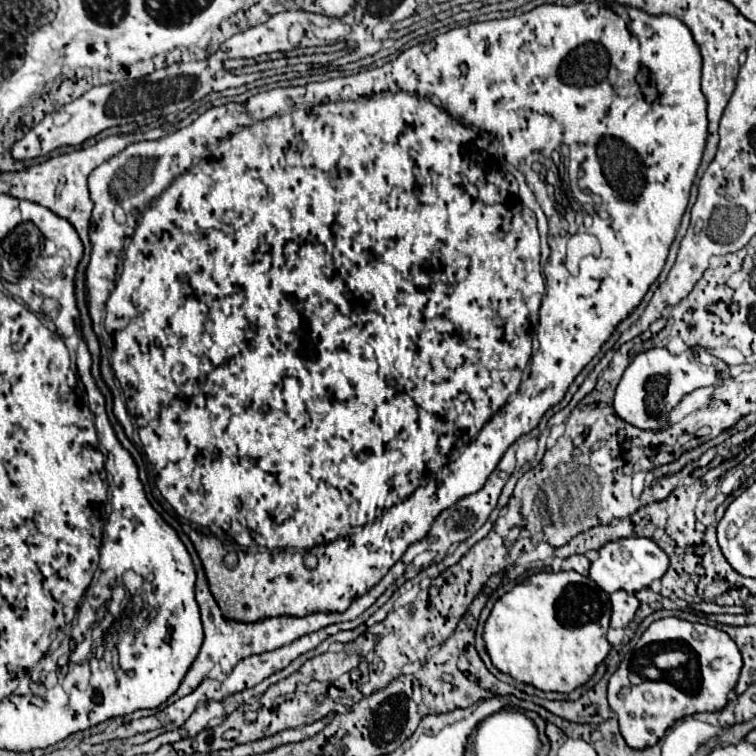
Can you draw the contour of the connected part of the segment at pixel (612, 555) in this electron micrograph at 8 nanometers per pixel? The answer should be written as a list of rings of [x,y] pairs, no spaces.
[[[646,537],[620,539],[614,543],[606,543],[600,549],[600,557],[592,561],[592,567],[590,567],[590,579],[606,593],[614,593],[620,589],[638,593],[640,589],[646,589],[652,581],[662,579],[662,575],[668,569],[668,563],[670,563],[668,555],[652,539],[646,539]]]

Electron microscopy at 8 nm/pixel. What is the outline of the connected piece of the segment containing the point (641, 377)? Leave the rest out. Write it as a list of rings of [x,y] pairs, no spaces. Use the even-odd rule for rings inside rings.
[[[664,347],[648,349],[628,365],[624,371],[614,397],[614,411],[616,415],[638,427],[638,429],[650,429],[660,431],[666,427],[668,413],[682,401],[684,395],[692,393],[698,387],[708,387],[712,381],[708,381],[708,359],[702,357],[702,347],[684,351],[680,355],[672,355]]]

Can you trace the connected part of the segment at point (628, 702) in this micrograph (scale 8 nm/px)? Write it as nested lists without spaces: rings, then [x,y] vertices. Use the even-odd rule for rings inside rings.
[[[676,617],[654,621],[608,683],[608,703],[618,717],[624,741],[632,749],[646,749],[656,745],[674,721],[694,713],[724,709],[728,693],[738,683],[740,669],[740,651],[724,631]],[[628,671],[644,677],[644,683],[630,685]]]

